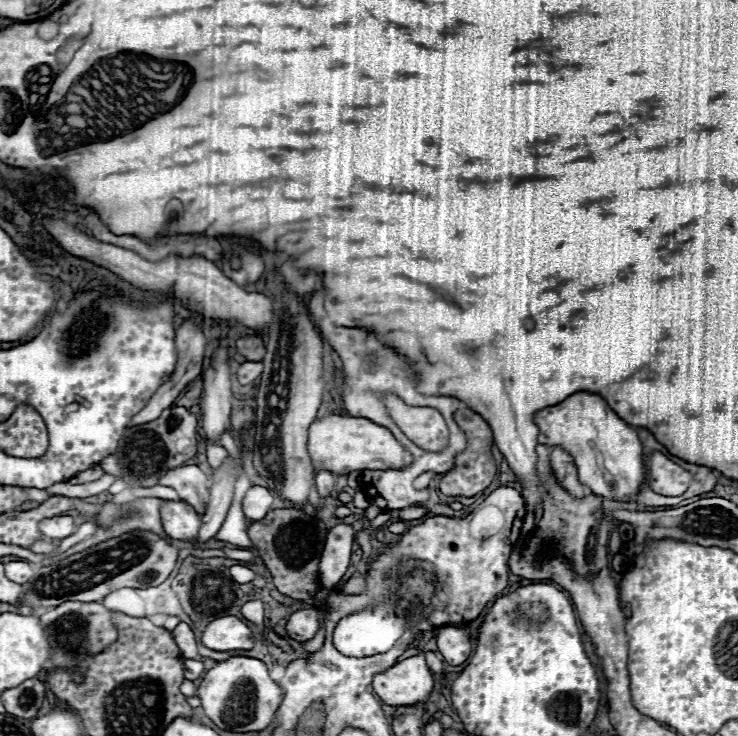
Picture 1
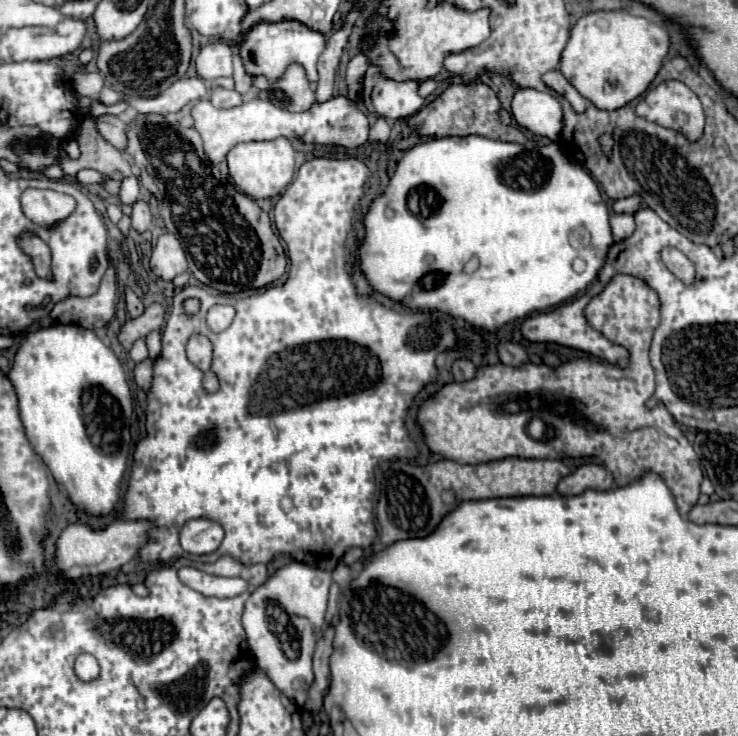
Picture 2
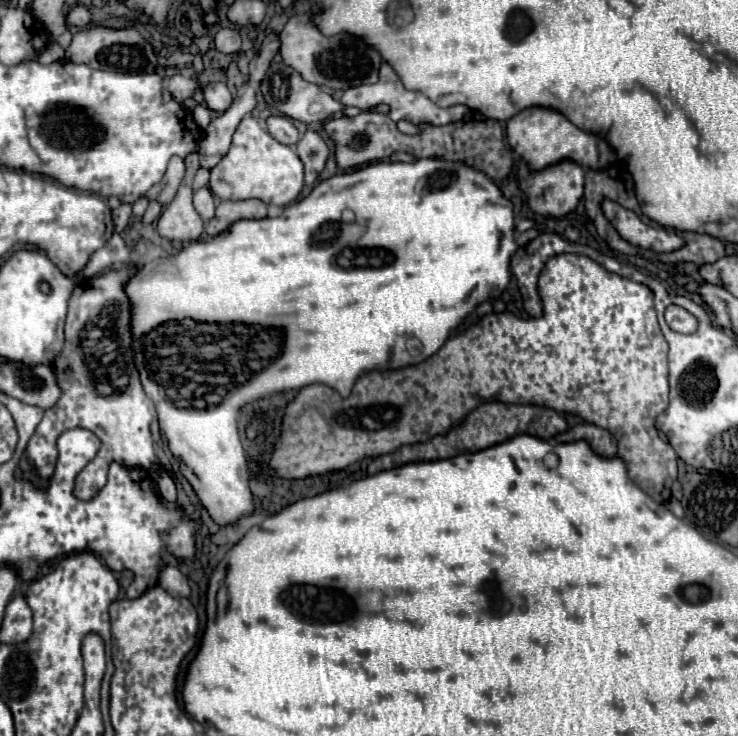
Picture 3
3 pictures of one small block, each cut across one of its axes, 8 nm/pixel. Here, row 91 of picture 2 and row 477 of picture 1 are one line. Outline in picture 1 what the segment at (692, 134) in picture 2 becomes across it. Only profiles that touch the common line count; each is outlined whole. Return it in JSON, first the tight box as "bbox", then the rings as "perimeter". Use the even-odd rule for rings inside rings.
{"bbox":[650,452,692,496],"perimeter":[[[654,452],[650,456],[650,488],[658,494],[676,496],[682,494],[692,480],[692,474],[668,460],[664,454]]]}

